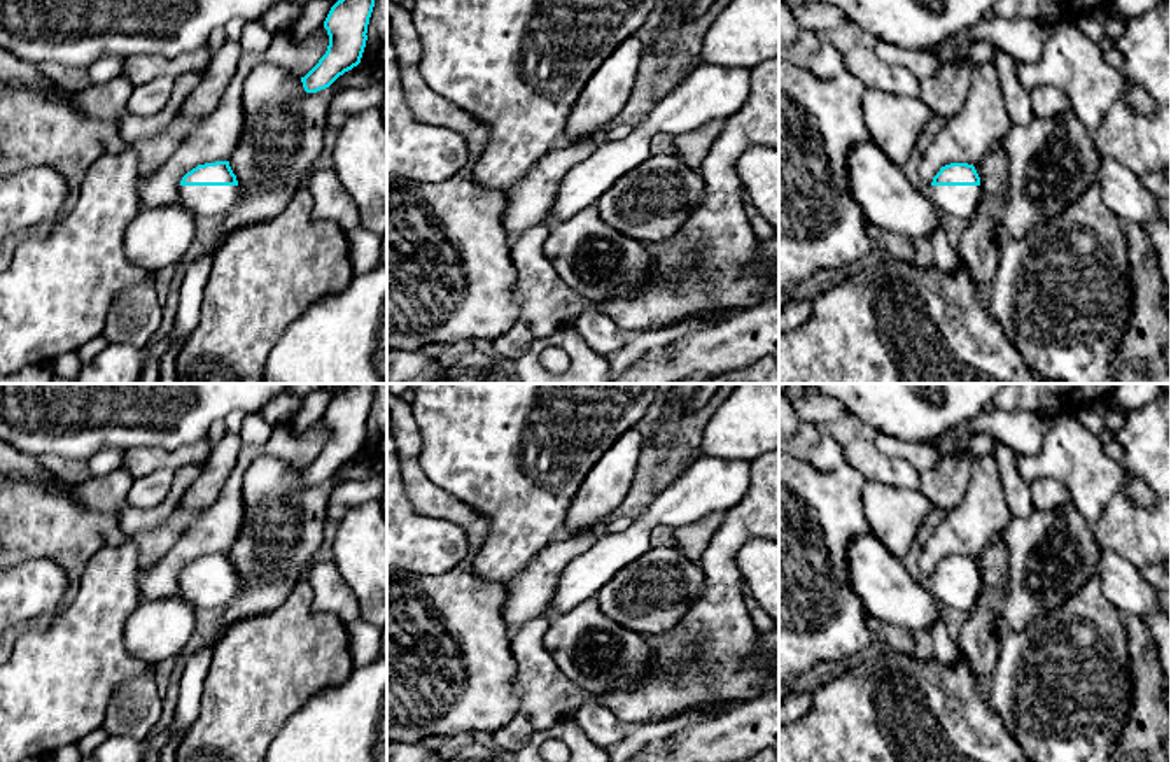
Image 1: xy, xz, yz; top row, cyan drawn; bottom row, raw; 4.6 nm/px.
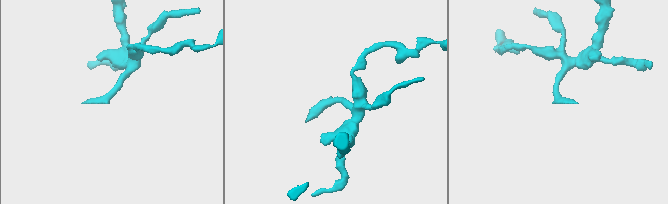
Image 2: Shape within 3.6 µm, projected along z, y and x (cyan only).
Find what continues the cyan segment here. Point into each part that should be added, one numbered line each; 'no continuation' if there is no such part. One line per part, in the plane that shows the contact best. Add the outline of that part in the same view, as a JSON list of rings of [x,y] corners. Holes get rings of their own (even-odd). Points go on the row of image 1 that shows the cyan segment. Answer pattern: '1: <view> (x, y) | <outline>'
1: xy (200, 200) | [[[180,186],[177,203],[194,217],[226,215],[240,193],[240,186]]]

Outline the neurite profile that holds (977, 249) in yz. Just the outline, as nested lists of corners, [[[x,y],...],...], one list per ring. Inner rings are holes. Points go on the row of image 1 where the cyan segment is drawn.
[[[1003,140],[994,142],[987,156],[975,165],[980,177],[982,200],[961,233],[957,256],[968,268],[978,294],[985,300],[991,279],[998,268],[996,214],[1008,193],[1008,158],[1003,152]]]

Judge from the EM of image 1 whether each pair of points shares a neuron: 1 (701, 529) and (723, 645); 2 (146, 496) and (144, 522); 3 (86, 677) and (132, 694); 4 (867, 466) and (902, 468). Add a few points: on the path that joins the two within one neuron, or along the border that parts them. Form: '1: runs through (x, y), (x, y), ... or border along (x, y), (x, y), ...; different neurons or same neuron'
1: border along (723, 514), (718, 531), (699, 561); different neurons
2: border along (172, 477), (160, 501), (128, 507); different neurons
3: border along (151, 675), (126, 680), (111, 699), (100, 726); different neurons
4: runs through (876, 466), (893, 466); same neuron

